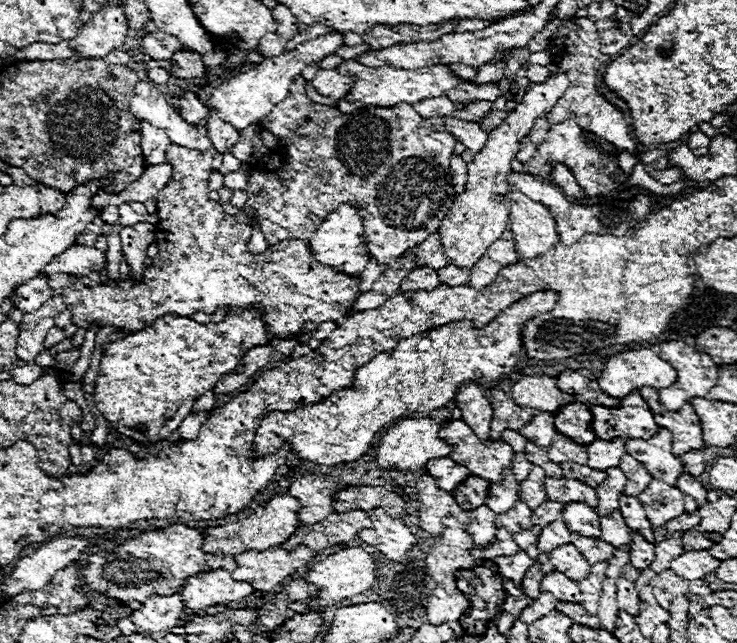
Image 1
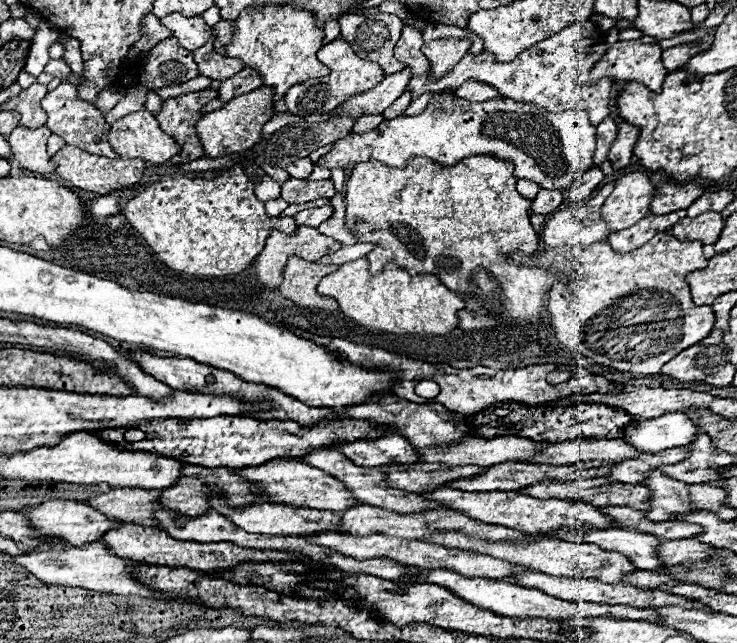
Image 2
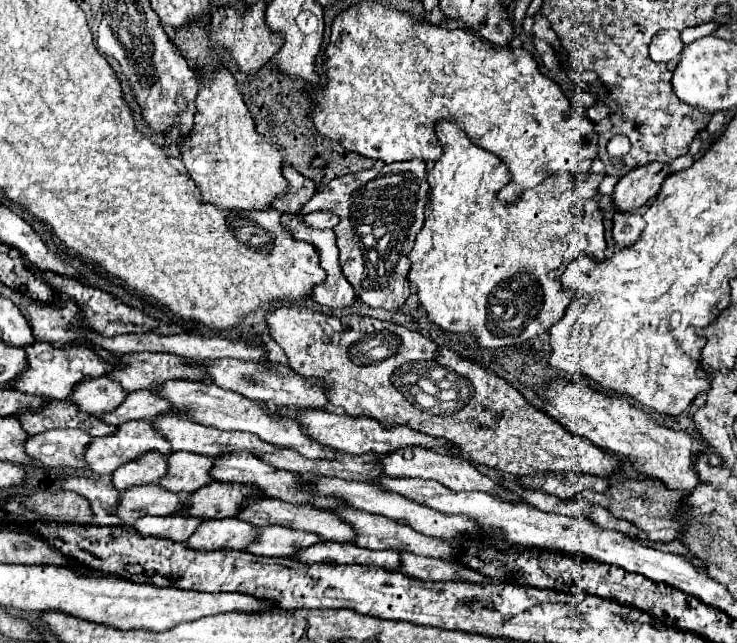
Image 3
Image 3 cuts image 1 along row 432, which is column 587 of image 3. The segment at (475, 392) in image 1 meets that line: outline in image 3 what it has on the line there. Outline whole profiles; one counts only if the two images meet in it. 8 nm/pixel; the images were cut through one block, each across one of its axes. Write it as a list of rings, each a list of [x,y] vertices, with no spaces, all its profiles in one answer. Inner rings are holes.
[[[546,474],[546,476],[534,476],[534,478],[518,478],[518,482],[522,482],[522,486],[550,492],[558,498],[574,498],[586,488],[592,488],[596,492],[608,490],[606,480],[584,476],[584,474]]]

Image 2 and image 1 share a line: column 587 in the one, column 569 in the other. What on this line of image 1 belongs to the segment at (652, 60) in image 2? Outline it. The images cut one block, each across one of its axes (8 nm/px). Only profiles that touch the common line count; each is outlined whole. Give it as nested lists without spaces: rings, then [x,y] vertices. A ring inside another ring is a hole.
[[[562,72],[548,78],[544,84],[532,84],[532,88],[524,94],[522,102],[506,118],[508,124],[494,128],[489,133],[484,148],[474,154],[472,162],[468,162],[466,190],[454,198],[450,212],[442,218],[442,224],[438,228],[444,252],[452,264],[470,270],[484,256],[490,244],[496,242],[506,230],[510,206],[504,202],[498,202],[496,196],[504,196],[510,190],[510,184],[506,182],[506,176],[512,172],[510,160],[516,156],[520,138],[528,134],[534,120],[550,112],[550,108],[556,104],[556,100],[564,94],[568,86],[570,86],[570,80]]]

